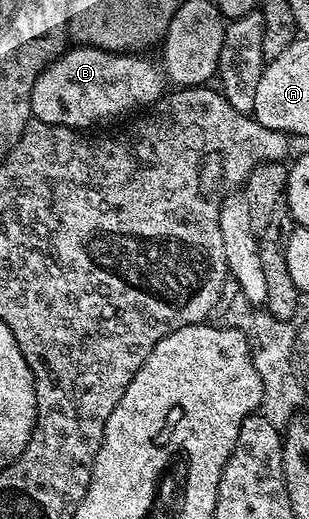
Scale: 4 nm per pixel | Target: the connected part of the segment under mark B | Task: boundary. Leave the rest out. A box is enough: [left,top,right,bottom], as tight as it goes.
[33,47,166,130]

